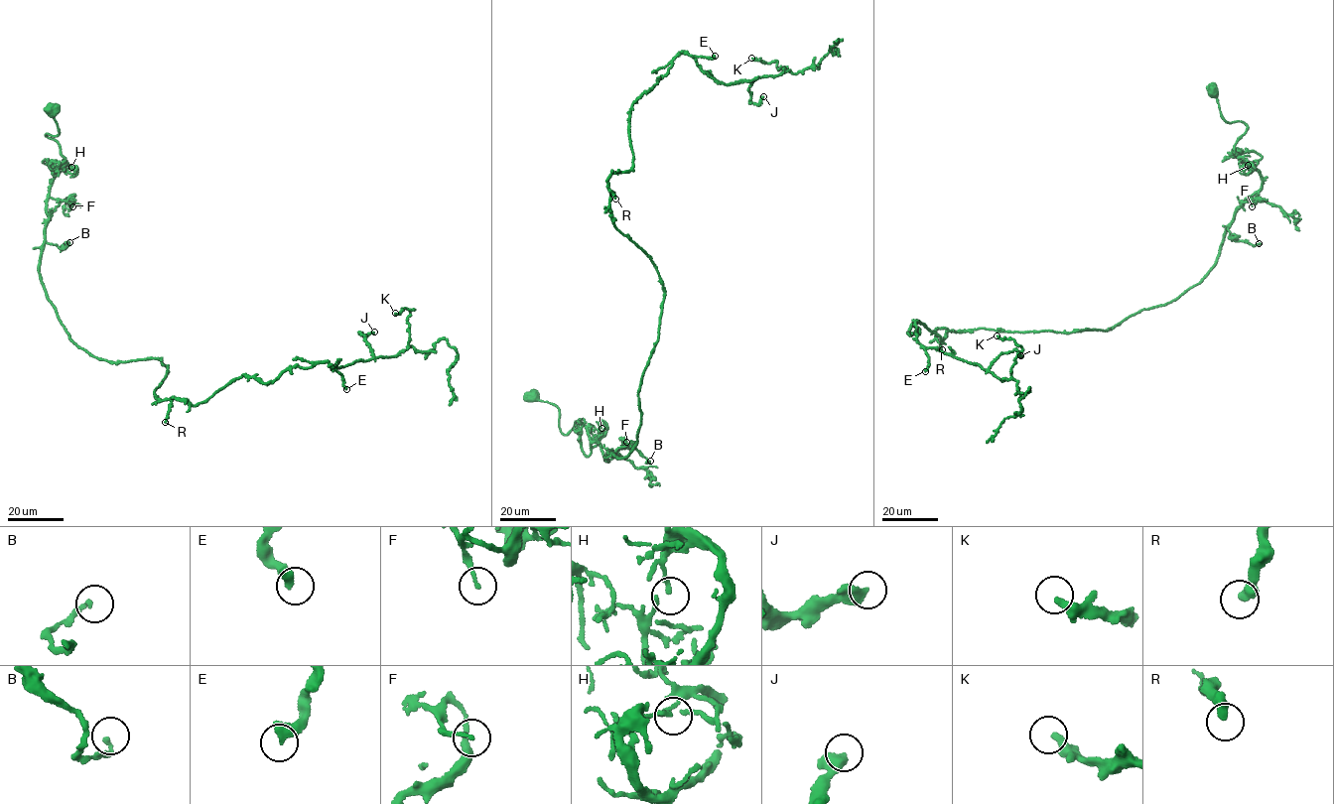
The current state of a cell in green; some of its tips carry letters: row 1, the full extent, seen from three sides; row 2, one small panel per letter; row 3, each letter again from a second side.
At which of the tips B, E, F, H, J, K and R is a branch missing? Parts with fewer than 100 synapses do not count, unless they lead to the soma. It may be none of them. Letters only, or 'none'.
none

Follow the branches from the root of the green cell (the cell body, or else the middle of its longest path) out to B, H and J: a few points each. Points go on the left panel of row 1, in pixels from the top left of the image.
B: (52, 110), (59, 133), (45, 134), (65, 160), (53, 173), (45, 239), (61, 249), (69, 242)
H: (52, 110), (59, 133), (45, 134), (58, 142), (65, 159), (55, 172), (75, 175), (71, 167)
J: (52, 110), (39, 272), (76, 345), (158, 359), (157, 398), (194, 405), (370, 359), (374, 332)

